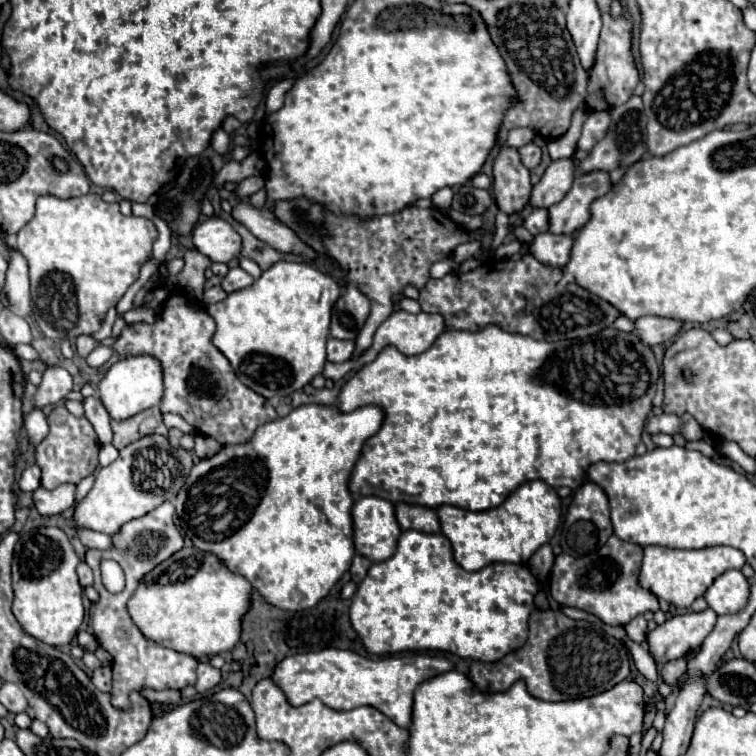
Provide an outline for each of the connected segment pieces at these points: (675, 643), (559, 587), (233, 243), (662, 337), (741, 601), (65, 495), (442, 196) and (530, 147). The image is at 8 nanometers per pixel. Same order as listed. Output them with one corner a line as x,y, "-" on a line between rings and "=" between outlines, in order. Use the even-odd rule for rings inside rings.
707,608
703,612
689,612
681,616
673,616
665,624
657,626
649,632
647,640
651,646
651,656
655,662
663,664
669,660
681,658
689,648
699,648
707,634
715,628
717,614
=
611,536
605,546
601,546
593,556
569,556
561,554
553,566
551,578
551,596
563,604
585,610
597,616
601,622
611,624
621,622
625,626
635,616
645,614
647,610
657,612
659,602
653,592
645,590
639,584
639,570
643,560
643,546
633,542
621,542
617,536
=
205,218
193,230
195,248
211,262
231,262
241,256
241,236
223,218
=
643,316
637,320
637,334
649,346
663,344
679,334
683,328
683,320
675,318
661,318
661,316
=
727,570
705,592
707,604
719,614
737,614
749,602
749,582
741,570
=
61,484
55,490
37,488
33,492
33,502
35,502
37,512
41,516
53,516
53,514
67,510
69,506
75,504
75,488
77,486
73,486
73,484
=
441,188
439,192
435,192
431,196
431,202
439,208
439,210
447,210
451,206
451,198
453,198
453,190
451,188
=
529,142
523,148
519,148
519,156
521,156
523,166
529,168
529,170
533,170
539,164
539,160
541,160
541,148
535,146
533,142

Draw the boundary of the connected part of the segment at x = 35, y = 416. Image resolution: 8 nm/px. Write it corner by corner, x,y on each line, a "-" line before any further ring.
35,408
31,414
25,416
25,430
27,430
29,442
31,442
33,446
37,446
37,444
45,438
45,434
49,432
47,418
45,418
45,414
43,414
39,408

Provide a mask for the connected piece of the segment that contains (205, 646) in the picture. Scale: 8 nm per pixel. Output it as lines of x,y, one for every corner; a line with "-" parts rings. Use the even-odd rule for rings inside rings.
185,546
141,580
127,608
147,638
201,658
235,648
241,638
241,620
251,608
251,592
247,578
233,574
215,554

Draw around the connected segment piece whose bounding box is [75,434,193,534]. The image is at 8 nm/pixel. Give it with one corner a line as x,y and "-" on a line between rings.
161,434
145,436
145,440
137,440
125,446
113,464
97,470
93,488
81,502
77,502
75,524
97,532
115,534
125,522
145,516
159,504
173,500
179,488
183,488
191,468
191,452
181,446
177,446
175,450

